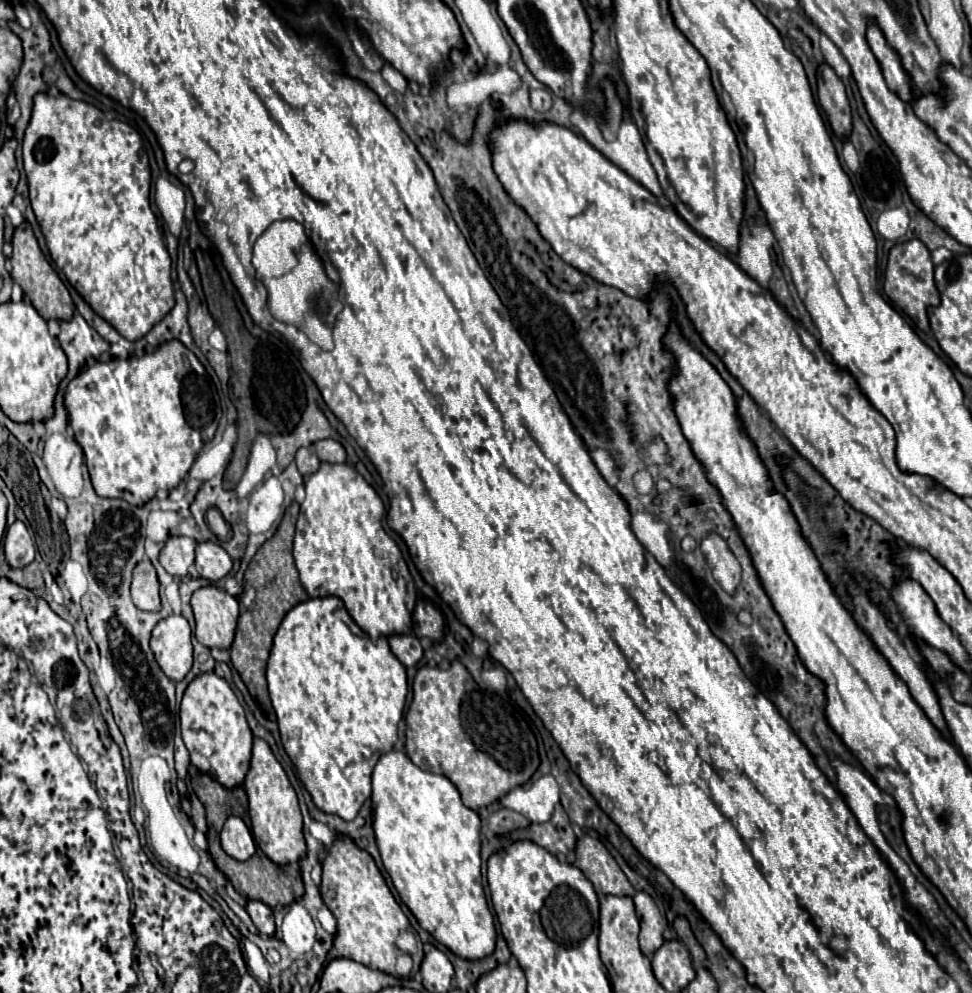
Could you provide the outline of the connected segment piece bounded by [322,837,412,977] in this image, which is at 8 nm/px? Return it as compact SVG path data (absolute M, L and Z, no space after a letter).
M346 837L334 841L322 863L322 895L326 891L334 891L334 899L326 901L326 905L338 921L336 939L332 951L328 953L328 961L344 957L398 977L394 965L402 951L396 947L396 939L400 931L412 929L410 921L390 893L374 859Z

